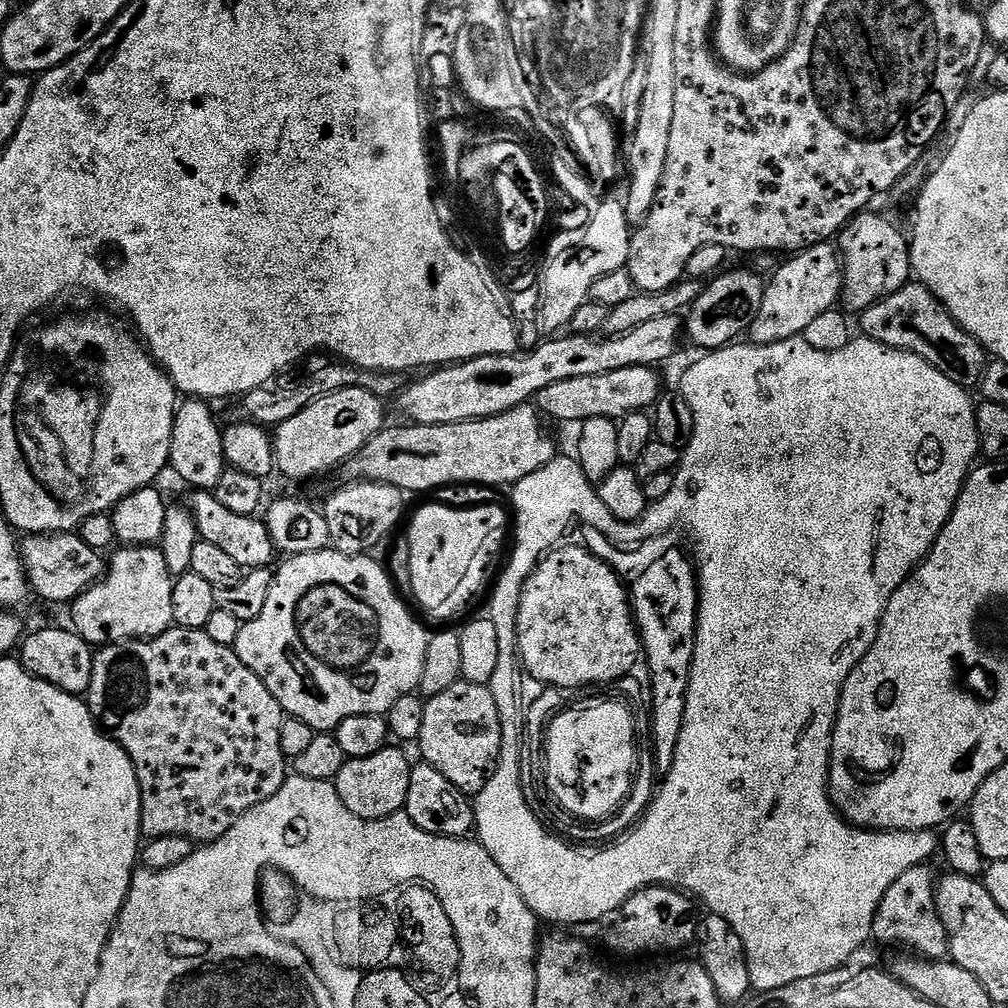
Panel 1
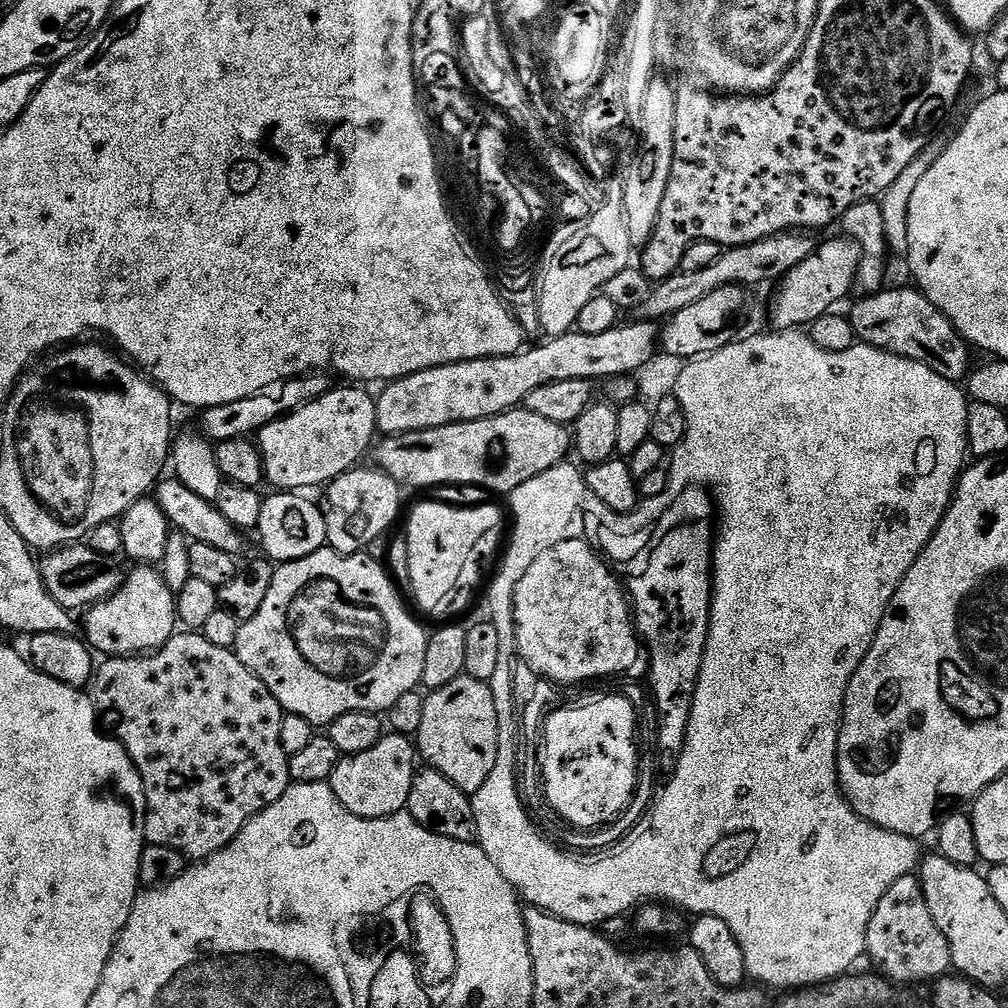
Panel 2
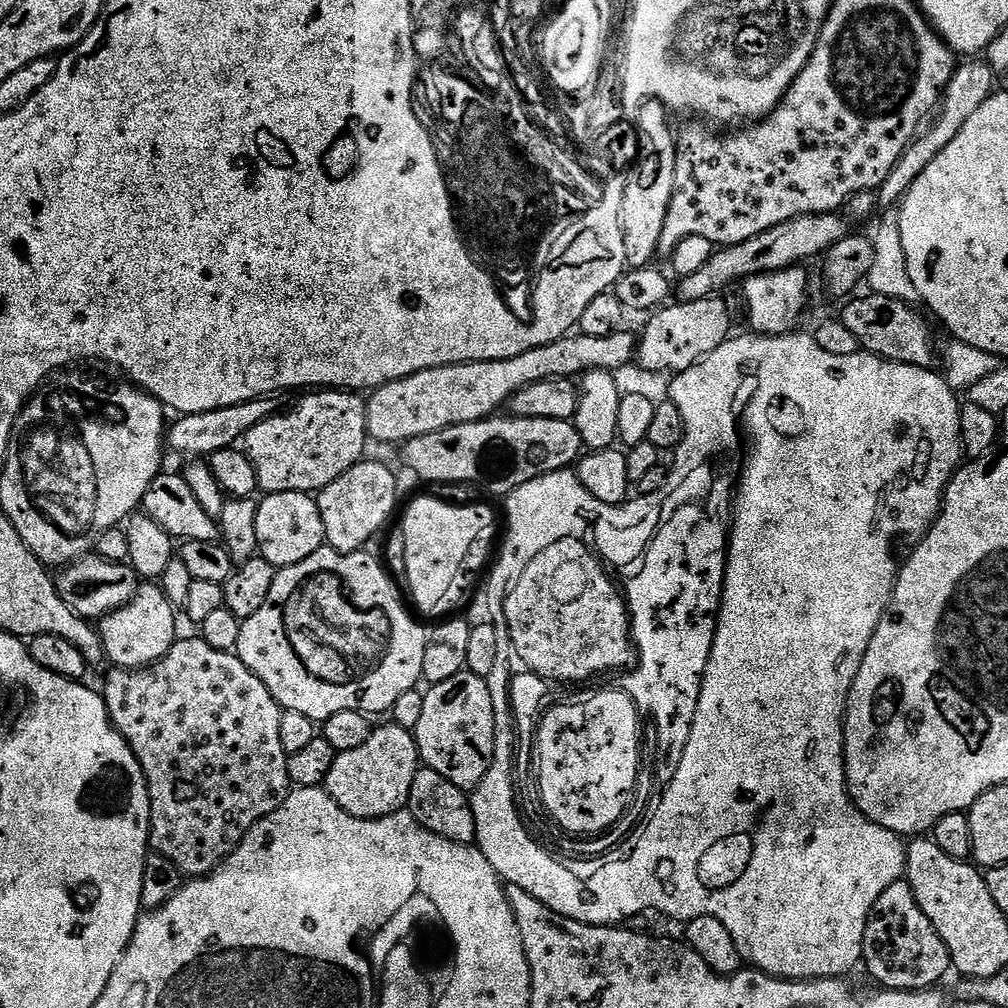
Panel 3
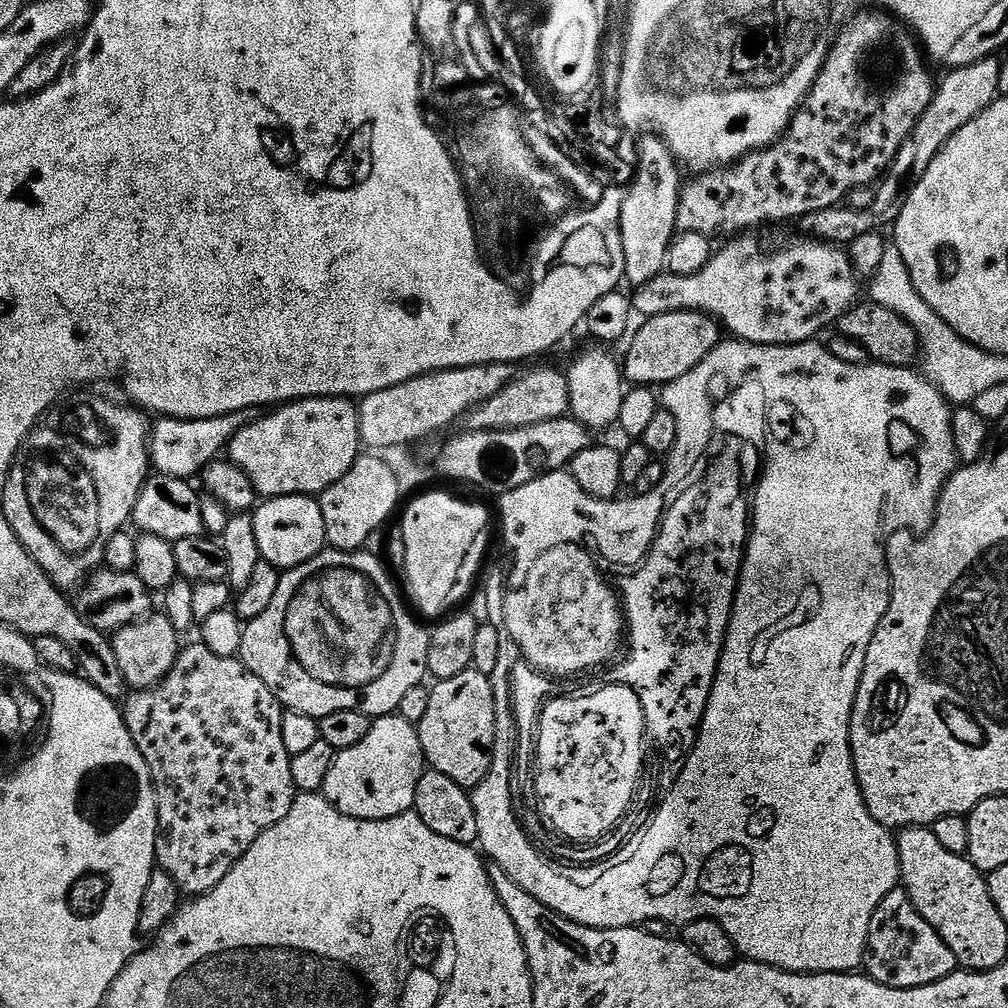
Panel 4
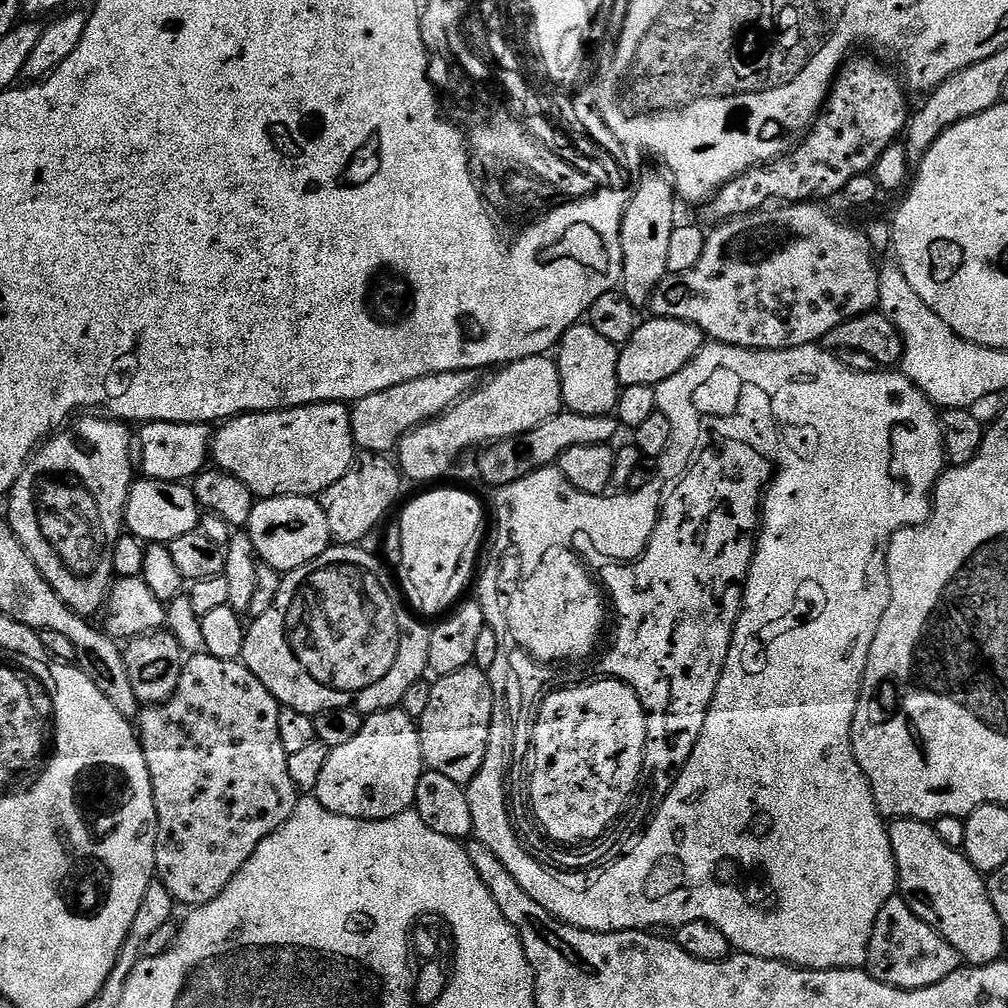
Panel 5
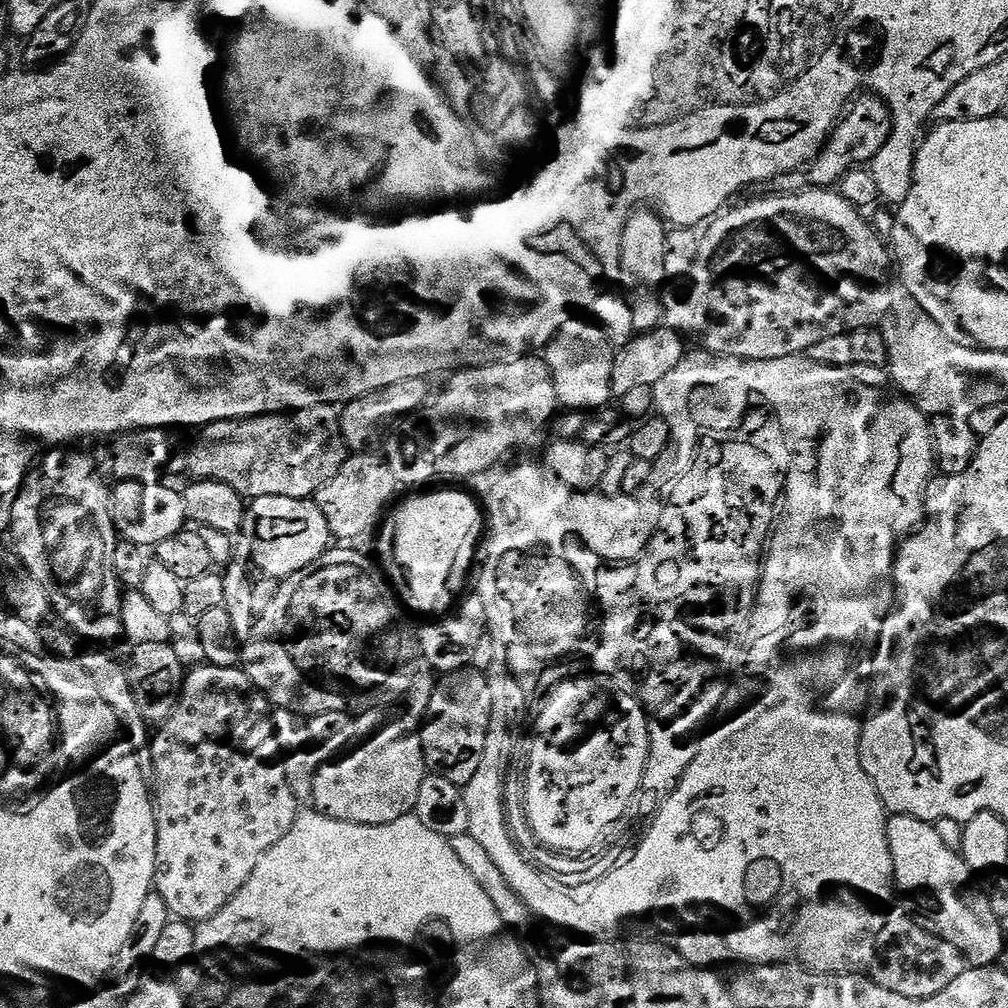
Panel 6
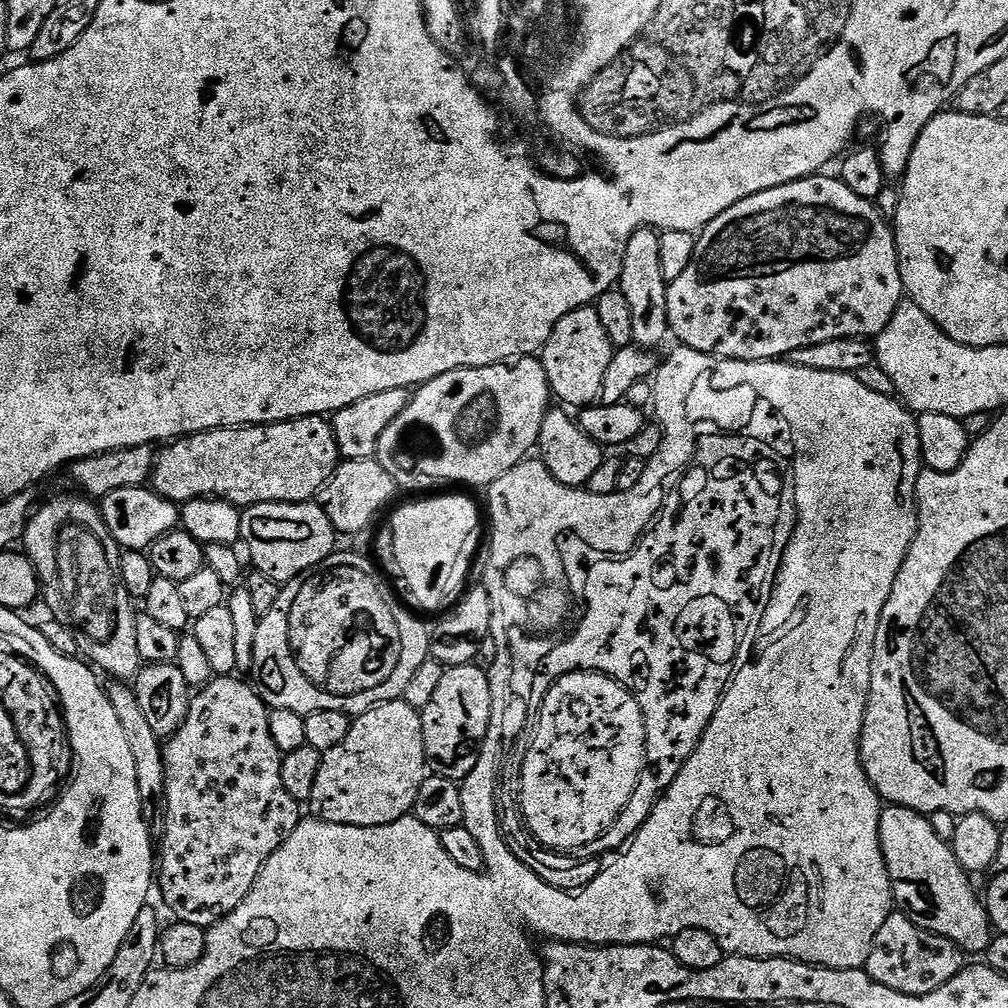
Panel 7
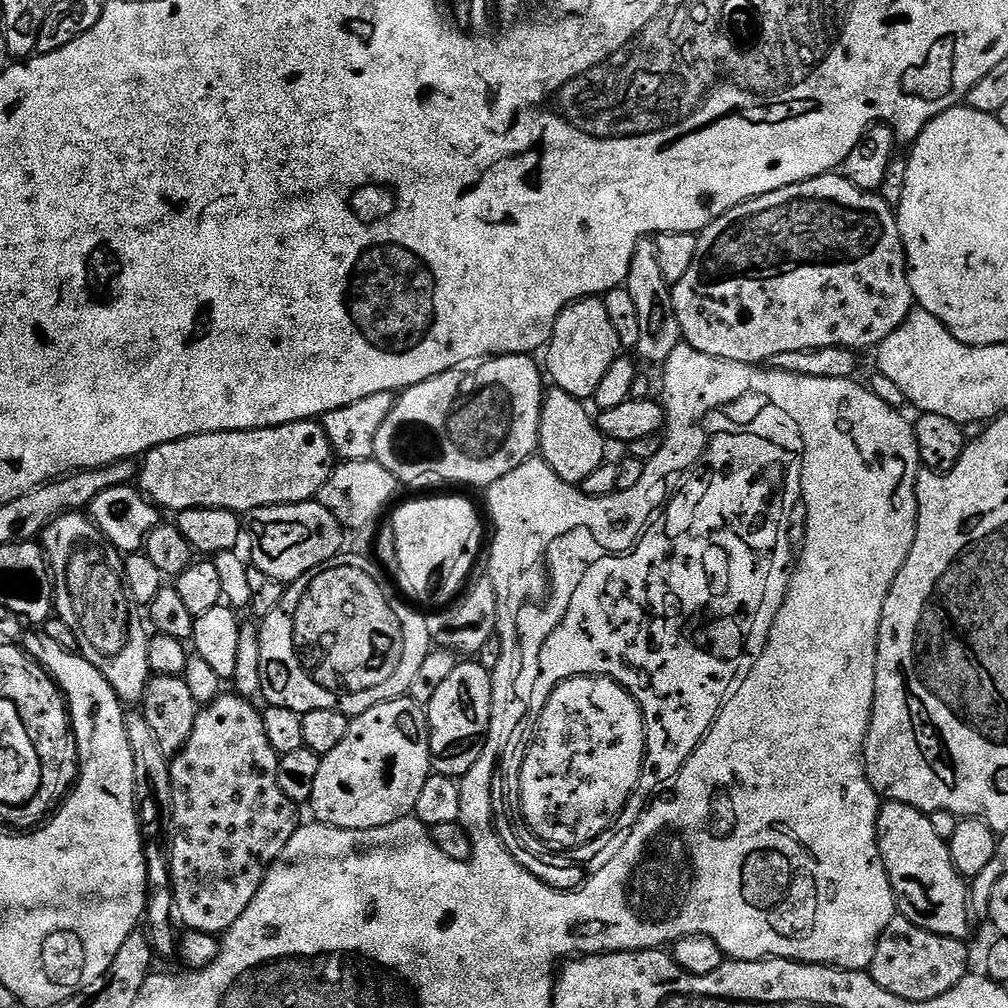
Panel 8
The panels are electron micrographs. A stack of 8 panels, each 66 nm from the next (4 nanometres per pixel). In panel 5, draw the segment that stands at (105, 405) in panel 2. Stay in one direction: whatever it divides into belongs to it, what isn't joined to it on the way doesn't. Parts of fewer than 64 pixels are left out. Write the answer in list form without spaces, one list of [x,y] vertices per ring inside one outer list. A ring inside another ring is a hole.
[[[96,414],[81,415],[84,416],[81,420],[73,419],[67,426],[61,427],[55,433],[57,441],[48,442],[48,452],[56,452],[56,468],[74,470],[78,480],[85,486],[90,485],[103,509],[104,522],[120,526],[124,524],[124,507],[134,483],[134,432],[128,429],[131,427],[127,423],[115,418],[92,415]]]

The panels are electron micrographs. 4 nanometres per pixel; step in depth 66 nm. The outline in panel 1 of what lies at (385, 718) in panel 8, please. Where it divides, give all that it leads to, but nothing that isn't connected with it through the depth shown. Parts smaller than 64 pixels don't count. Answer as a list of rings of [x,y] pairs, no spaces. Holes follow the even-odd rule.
[[[395,746],[378,750],[378,754],[370,754],[370,758],[345,759],[334,781],[338,798],[342,798],[346,810],[358,814],[358,818],[363,820],[381,820],[395,812],[402,812],[410,790],[413,767],[413,761],[408,761],[403,750]]]

